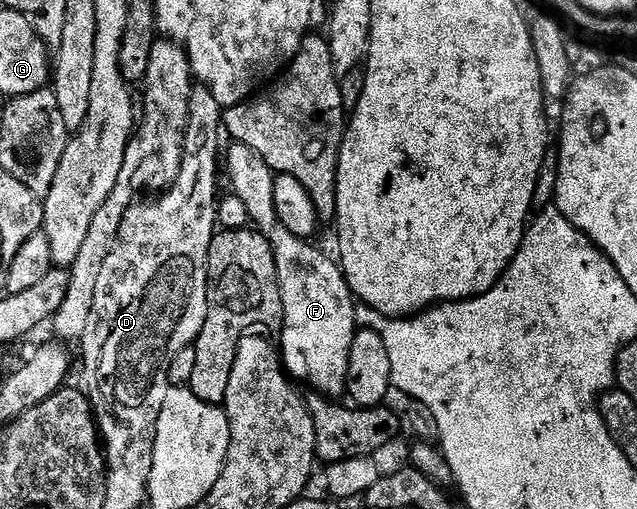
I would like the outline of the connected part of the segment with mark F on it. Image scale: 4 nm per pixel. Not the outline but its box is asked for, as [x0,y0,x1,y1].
[226,144,358,400]

